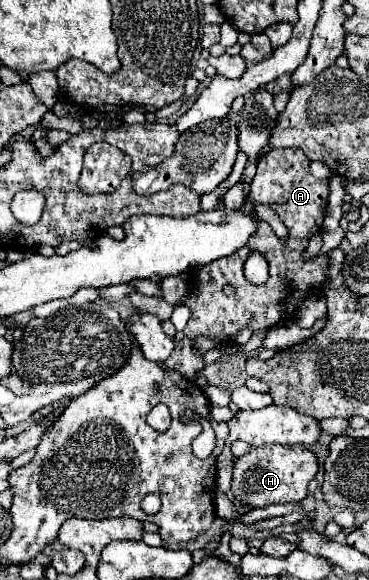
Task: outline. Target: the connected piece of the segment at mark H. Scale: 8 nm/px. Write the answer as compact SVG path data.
M267 445L255 447L239 457L233 467L231 489L237 499L249 507L267 507L273 503L297 503L307 495L307 485L317 475L317 457L303 445Z

